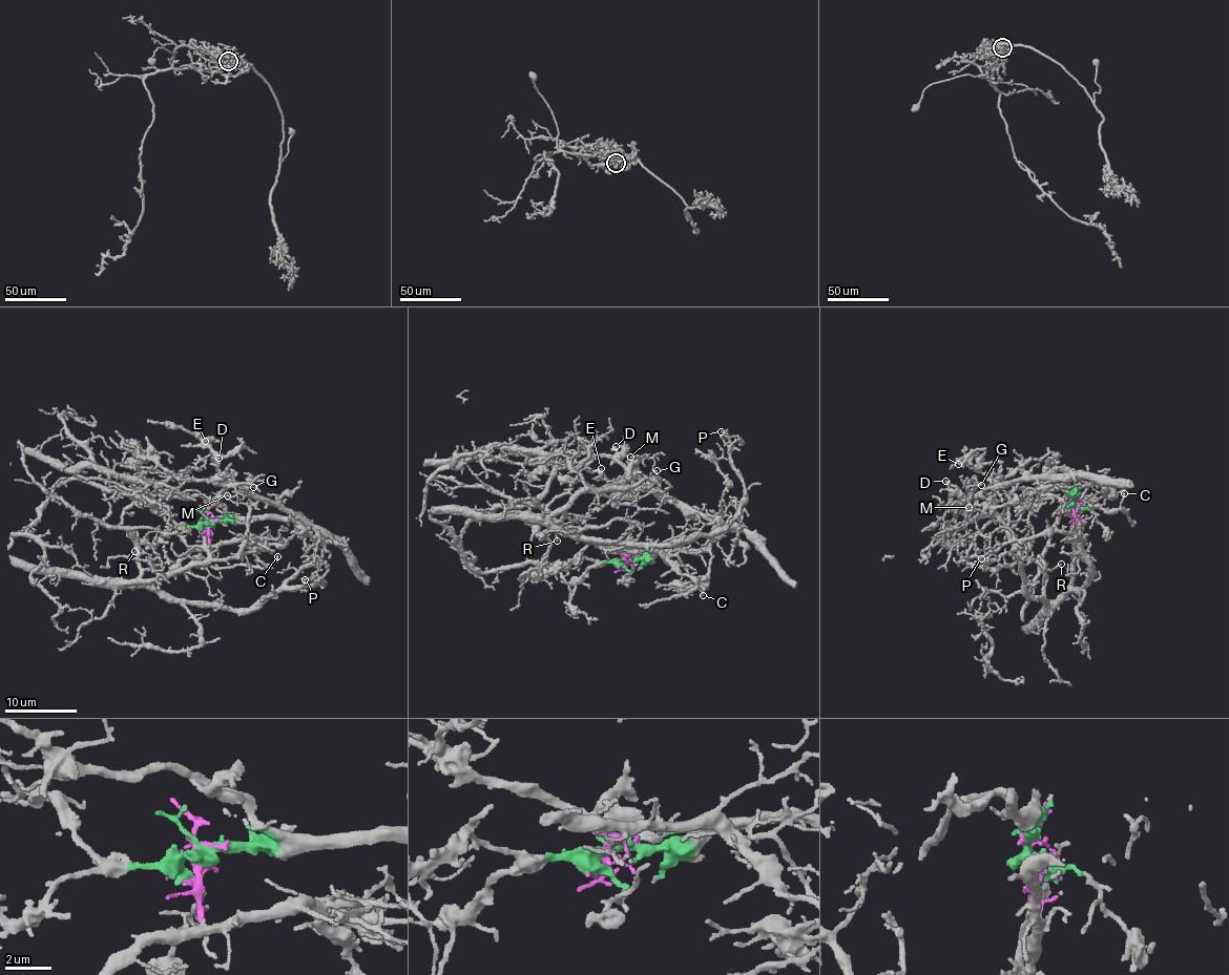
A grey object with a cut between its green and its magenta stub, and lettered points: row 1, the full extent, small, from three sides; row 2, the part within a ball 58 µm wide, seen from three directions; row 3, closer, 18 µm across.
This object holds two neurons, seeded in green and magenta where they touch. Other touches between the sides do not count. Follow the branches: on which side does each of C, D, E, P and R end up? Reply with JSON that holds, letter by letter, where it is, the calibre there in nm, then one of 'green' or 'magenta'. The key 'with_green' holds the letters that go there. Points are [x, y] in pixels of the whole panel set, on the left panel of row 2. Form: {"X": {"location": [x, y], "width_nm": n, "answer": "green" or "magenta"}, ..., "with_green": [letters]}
{"C": {"location": [277, 556], "width_nm": 120, "answer": "magenta"}, "D": {"location": [219, 458], "width_nm": 180, "answer": "green"}, "E": {"location": [205, 441], "width_nm": 120, "answer": "green"}, "P": {"location": [305, 579], "width_nm": 100, "answer": "magenta"}, "R": {"location": [134, 551], "width_nm": 100, "answer": "magenta"}, "with_green": ["D", "E"]}

